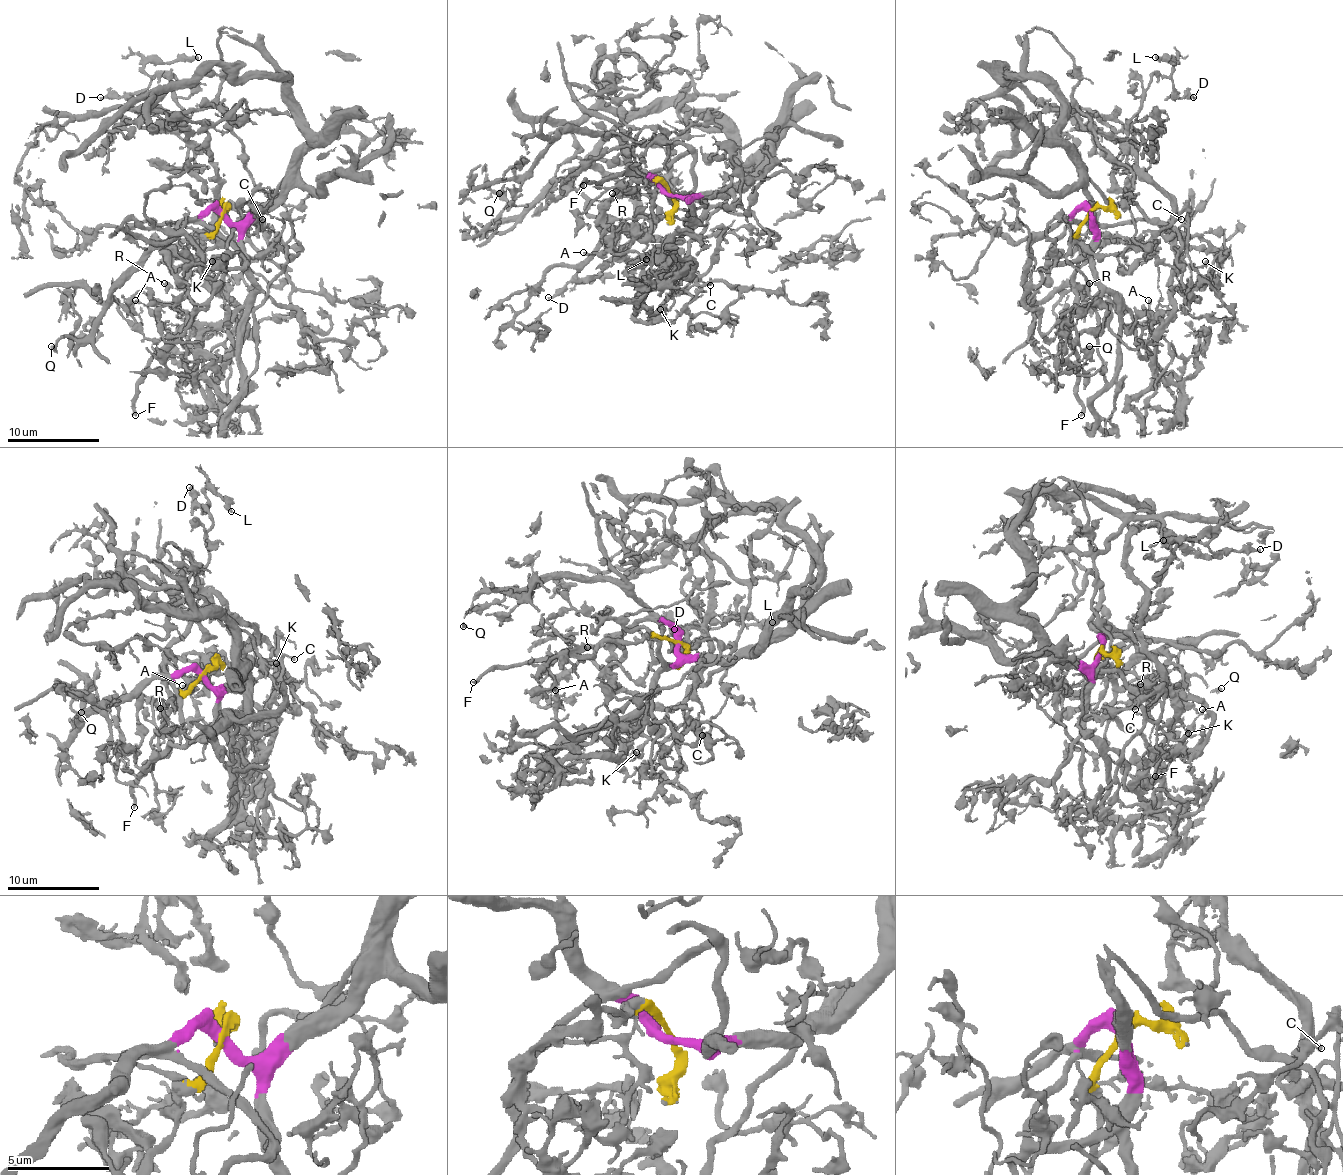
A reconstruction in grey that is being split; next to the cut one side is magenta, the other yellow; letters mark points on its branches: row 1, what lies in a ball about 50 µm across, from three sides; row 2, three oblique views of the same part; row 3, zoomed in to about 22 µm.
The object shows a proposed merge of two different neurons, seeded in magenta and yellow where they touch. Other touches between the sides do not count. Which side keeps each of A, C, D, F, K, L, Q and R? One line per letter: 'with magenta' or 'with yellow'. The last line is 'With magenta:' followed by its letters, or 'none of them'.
A: with magenta
C: with magenta
D: with magenta
F: with yellow
K: with magenta
L: with magenta
Q: with magenta
R: with yellow
With magenta: A, C, D, K, L, Q

